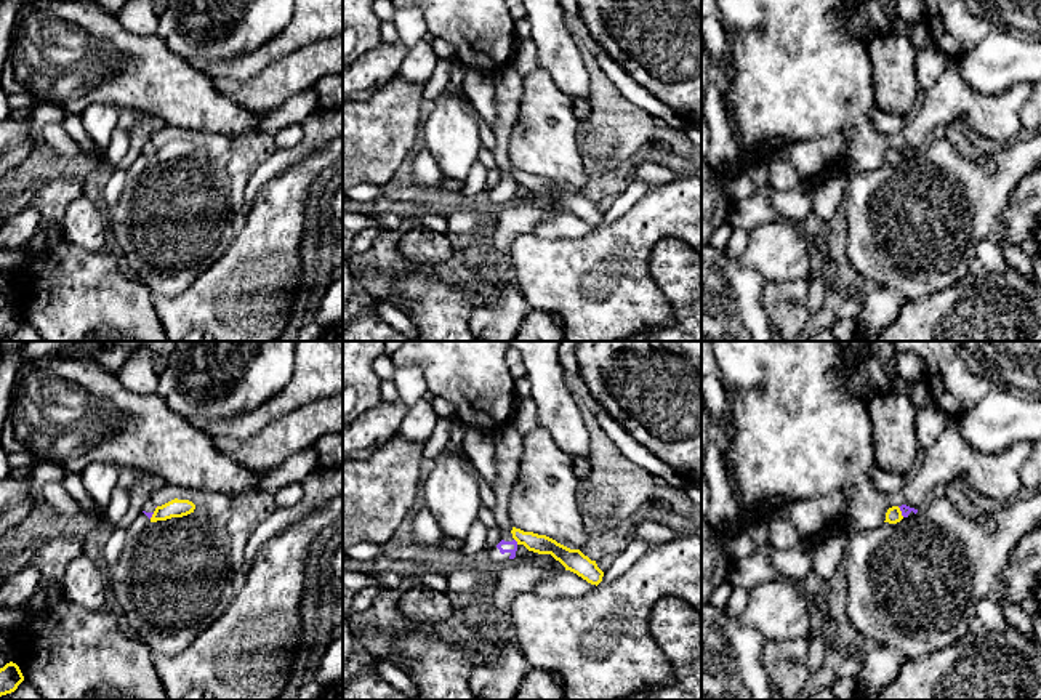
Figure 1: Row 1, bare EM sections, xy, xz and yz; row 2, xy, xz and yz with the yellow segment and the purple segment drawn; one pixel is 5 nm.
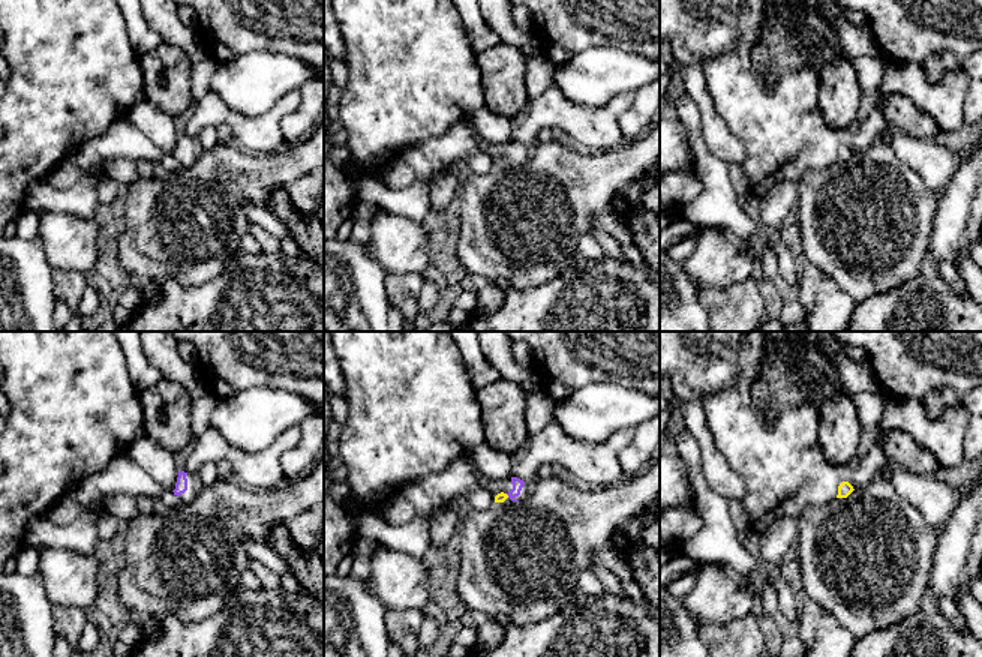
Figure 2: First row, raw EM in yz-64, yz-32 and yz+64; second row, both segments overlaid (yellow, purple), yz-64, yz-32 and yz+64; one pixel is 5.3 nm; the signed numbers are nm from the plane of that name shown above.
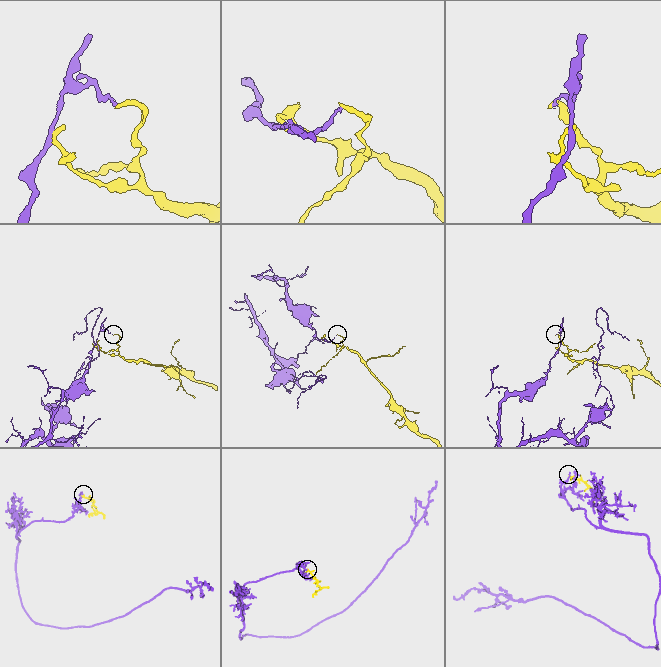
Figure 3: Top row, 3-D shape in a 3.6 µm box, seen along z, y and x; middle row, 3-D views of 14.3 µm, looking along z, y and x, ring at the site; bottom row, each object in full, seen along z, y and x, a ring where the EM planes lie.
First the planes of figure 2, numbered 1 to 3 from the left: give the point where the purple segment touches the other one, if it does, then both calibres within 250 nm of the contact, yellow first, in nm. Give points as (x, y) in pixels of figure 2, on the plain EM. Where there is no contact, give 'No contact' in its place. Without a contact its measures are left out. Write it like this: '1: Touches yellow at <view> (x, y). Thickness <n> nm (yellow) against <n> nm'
1: No contact
2: Touches yellow at yz-32 (507, 159). Thickness 50 nm (yellow) against 60 nm
3: No contact

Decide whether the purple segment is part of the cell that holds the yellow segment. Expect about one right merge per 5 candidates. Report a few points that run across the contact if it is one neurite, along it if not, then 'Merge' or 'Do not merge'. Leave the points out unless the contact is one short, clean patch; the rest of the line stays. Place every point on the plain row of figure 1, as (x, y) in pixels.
Line: xz (514, 180), (518, 185). Do not merge

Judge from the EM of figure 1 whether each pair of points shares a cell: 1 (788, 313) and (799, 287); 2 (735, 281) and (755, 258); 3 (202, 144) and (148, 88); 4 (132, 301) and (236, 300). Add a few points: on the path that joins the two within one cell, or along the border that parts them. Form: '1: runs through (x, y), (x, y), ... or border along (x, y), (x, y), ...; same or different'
1: runs through (787, 306), (785, 301), (793, 293); same
2: border along (737, 260), (755, 269), (767, 282); different
3: border along (165, 124), (218, 132), (225, 136); different
4: border along (152, 297), (152, 305), (162, 324); different

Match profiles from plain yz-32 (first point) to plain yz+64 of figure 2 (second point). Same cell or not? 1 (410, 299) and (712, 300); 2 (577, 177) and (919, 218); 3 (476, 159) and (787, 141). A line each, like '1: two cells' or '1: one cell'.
1: one cell
2: one cell
3: one cell

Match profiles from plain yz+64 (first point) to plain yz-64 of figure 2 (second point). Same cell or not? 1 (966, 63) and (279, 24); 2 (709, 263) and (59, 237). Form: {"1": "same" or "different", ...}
{"1": "different", "2": "same"}

